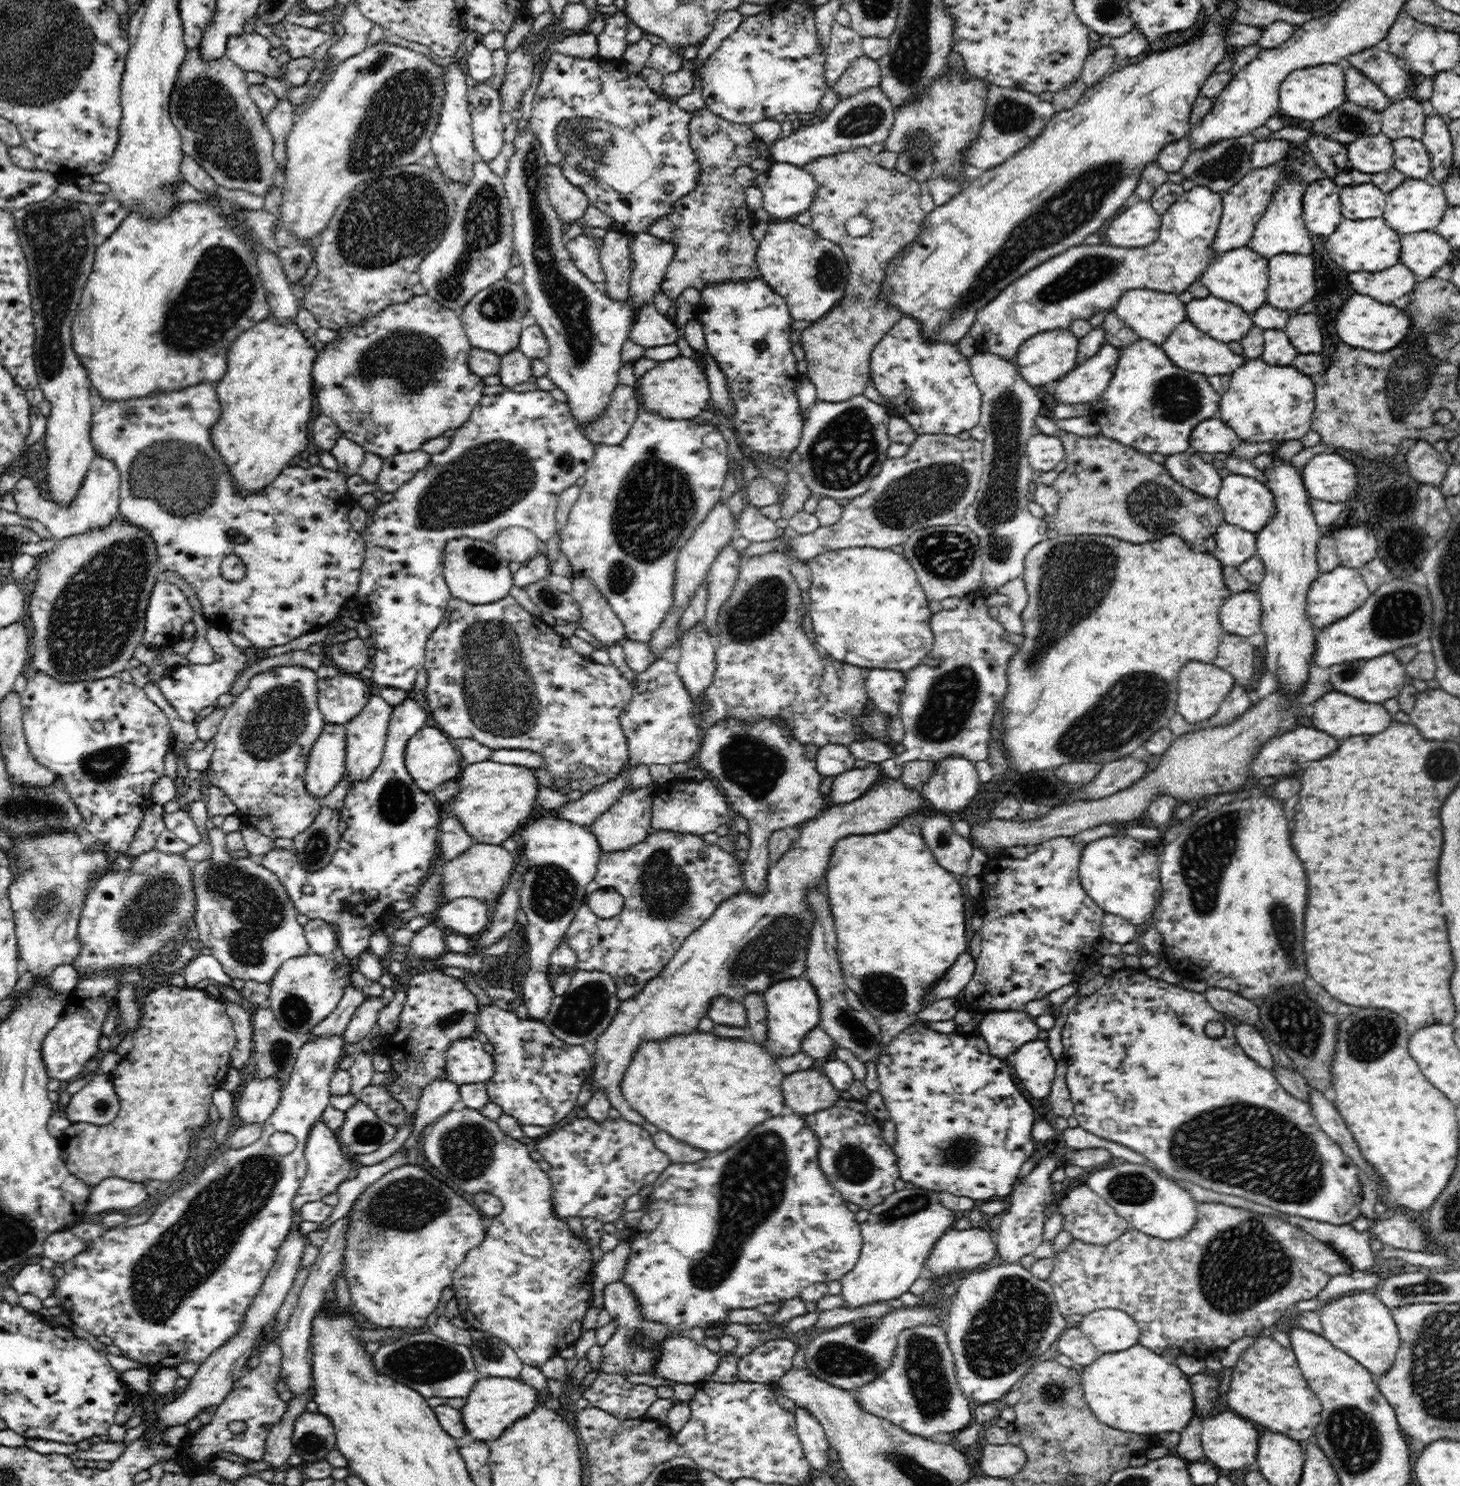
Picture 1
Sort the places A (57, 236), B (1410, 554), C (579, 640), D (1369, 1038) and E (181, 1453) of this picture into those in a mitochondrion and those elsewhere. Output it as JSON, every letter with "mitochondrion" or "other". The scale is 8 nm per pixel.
{"A":"mitochondrion","B":"other","C":"other","D":"mitochondrion","E":"other"}

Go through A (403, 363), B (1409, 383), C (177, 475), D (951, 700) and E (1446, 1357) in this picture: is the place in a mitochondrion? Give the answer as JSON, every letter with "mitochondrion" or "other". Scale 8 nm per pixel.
{"A":"mitochondrion","B":"mitochondrion","C":"mitochondrion","D":"mitochondrion","E":"mitochondrion"}

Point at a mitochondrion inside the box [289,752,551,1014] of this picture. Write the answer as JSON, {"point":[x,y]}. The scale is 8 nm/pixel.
{"point":[395,804]}

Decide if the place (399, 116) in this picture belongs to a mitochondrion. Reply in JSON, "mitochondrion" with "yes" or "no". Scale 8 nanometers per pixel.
{"mitochondrion":"yes"}

